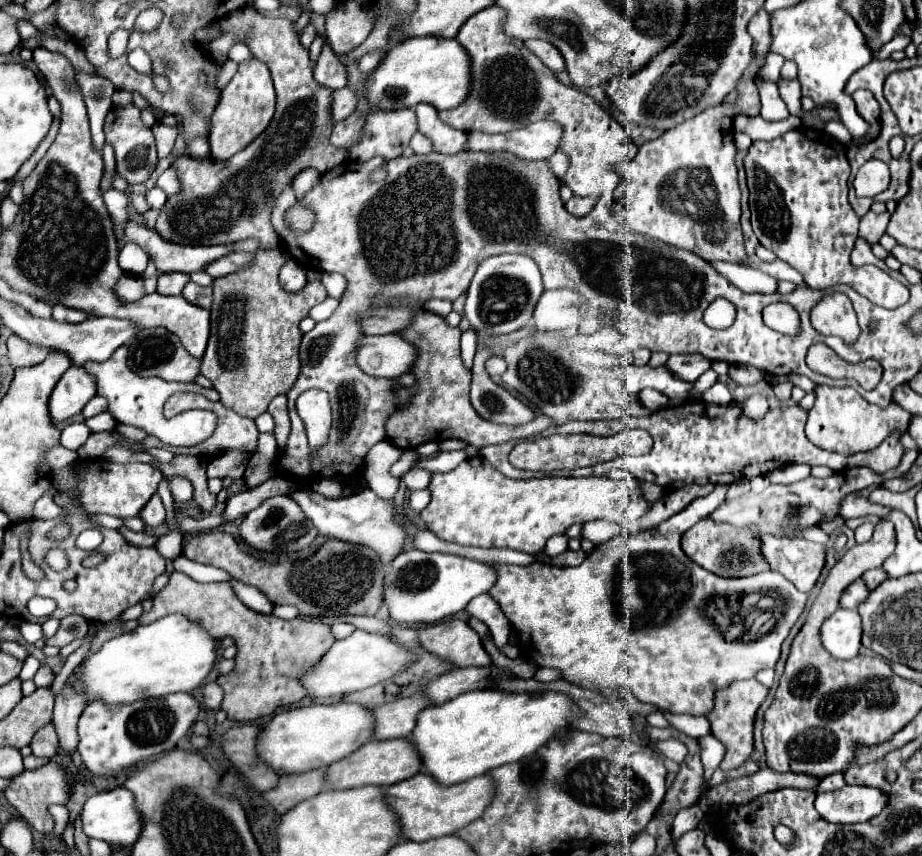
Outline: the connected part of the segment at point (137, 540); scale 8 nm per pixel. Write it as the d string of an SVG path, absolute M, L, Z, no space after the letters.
M121 527L119 533L121 533L131 545L139 545L139 547L155 545L155 539L157 539L157 537L155 537L153 533L149 533L149 531L139 531L139 533L135 533L135 531L127 529L127 527Z

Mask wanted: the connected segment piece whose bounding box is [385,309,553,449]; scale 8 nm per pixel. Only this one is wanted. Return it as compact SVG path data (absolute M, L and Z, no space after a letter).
M419 309L415 311L411 325L405 327L399 333L403 339L415 345L417 359L411 367L411 373L415 375L417 391L409 399L409 403L401 405L397 413L393 413L387 423L387 441L393 443L399 449L413 449L427 441L445 441L445 439L461 439L469 445L475 445L479 449L511 439L527 439L531 435L537 435L553 425L551 419L545 419L543 415L537 415L533 421L525 425L495 425L491 421L485 421L483 417L473 411L473 405L469 401L469 385L471 385L471 371L463 365L461 351L459 351L459 327L449 327L447 321L441 315L435 315L431 311Z

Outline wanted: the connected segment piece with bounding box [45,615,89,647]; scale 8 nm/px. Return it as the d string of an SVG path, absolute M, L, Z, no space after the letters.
M69 615L65 619L61 619L61 627L55 633L55 637L47 639L47 645L55 645L55 647L63 647L75 639L83 639L89 631L89 623L87 619L81 619L77 615Z

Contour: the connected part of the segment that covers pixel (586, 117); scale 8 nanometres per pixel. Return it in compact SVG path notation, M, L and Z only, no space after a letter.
M491 5L469 17L457 33L457 41L471 61L471 89L465 101L449 111L439 111L443 123L461 131L507 133L525 127L525 123L551 119L563 127L563 153L569 157L569 169L563 181L575 195L601 195L601 175L613 169L621 159L631 159L637 145L621 123L617 123L593 97L577 87L563 85L537 57L533 57L517 39L501 31L503 11Z

